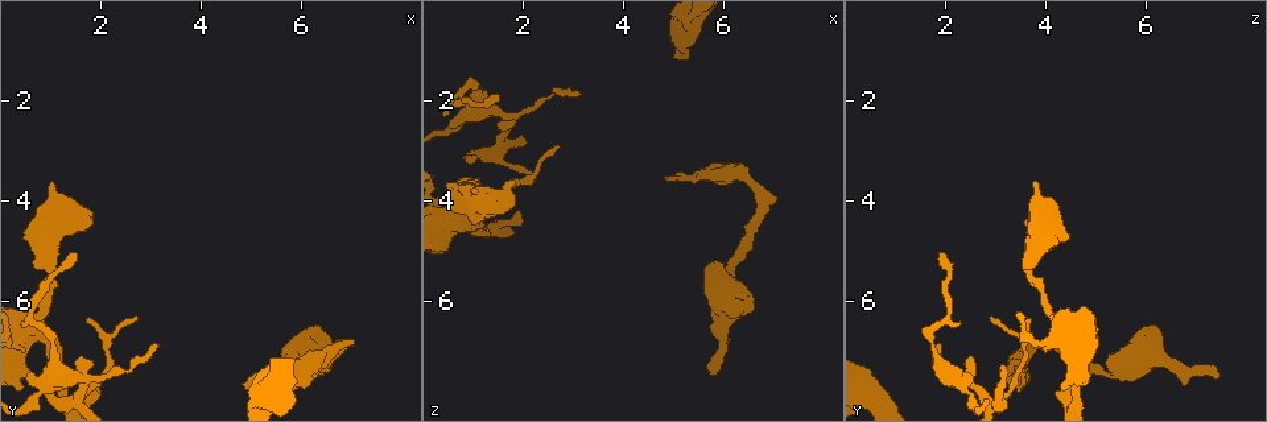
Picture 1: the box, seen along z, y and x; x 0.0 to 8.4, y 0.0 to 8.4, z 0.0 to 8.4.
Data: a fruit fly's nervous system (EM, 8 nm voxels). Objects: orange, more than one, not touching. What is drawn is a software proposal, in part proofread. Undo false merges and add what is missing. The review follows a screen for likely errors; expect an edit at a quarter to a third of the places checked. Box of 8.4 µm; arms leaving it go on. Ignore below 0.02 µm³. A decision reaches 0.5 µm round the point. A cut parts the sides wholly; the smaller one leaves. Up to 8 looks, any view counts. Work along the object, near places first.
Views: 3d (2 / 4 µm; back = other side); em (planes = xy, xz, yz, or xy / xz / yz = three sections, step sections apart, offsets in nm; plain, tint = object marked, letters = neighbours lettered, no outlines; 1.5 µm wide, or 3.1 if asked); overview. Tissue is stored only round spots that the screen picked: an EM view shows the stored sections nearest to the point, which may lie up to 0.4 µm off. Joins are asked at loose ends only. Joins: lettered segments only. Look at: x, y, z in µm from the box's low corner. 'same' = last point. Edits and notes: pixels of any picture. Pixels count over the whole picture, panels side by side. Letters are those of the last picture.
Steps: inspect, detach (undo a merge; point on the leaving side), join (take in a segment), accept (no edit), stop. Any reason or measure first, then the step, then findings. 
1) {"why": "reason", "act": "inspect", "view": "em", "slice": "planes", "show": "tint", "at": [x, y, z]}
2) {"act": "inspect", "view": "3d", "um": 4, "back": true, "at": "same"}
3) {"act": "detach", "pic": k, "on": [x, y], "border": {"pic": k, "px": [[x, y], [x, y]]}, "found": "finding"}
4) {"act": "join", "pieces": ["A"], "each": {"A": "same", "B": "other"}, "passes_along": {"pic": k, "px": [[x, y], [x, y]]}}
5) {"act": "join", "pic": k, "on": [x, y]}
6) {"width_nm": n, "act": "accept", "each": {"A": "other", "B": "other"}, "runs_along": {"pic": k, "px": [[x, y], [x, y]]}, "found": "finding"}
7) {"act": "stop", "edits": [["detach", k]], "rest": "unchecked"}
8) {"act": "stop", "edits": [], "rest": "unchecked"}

{"why": "thin end", "act": "inspect", "view": "3d", "um": 2, "at": [3.10, 6.85, 1.85]}

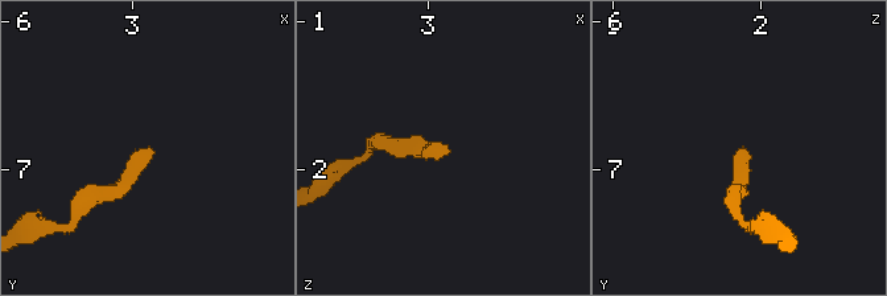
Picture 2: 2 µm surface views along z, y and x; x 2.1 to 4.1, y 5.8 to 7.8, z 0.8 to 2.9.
{"why": "shape alone is not enough", "act": "inspect", "view": "em", "slice": "planes", "show": "tint", "at": [3.14, 6.88, 1.88]}

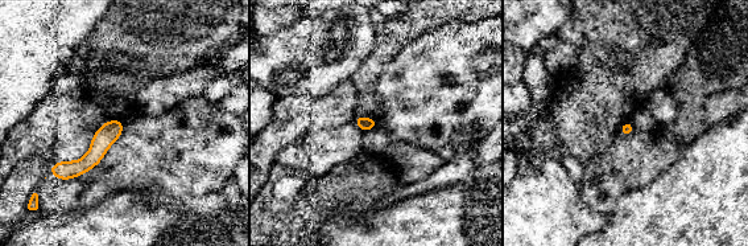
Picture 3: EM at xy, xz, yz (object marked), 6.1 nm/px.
{"act": "inspect", "view": "em", "slice": "planes", "show": "letters", "at": "same"}

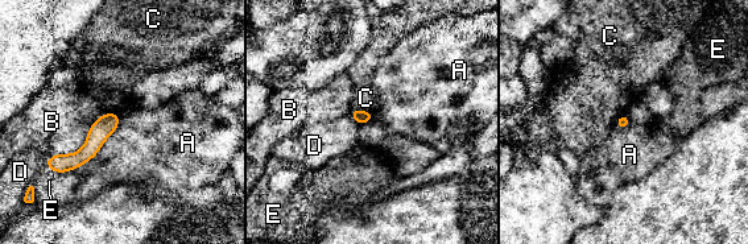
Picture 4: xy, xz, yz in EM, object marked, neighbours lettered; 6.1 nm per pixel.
{"act": "accept", "each": {"A": "other", "B": "other", "C": "other", "D": "other", "E": "other"}, "runs_along": {"pic": 4, "px": [[116, 119], [77, 160], [52, 160]]}, "found": "none of them fits"}

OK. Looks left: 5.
{"act": "inspect", "view": "em", "slice": "xy", "step": 4, "show": "tint", "at": [1.95, 7.85, 4.25]}

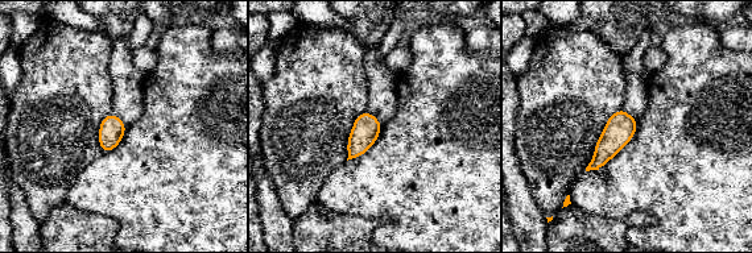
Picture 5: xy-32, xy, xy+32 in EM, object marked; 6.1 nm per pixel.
{"why": "another direction", "act": "inspect", "view": "em", "slice": "planes", "show": "letters", "at": "same"}

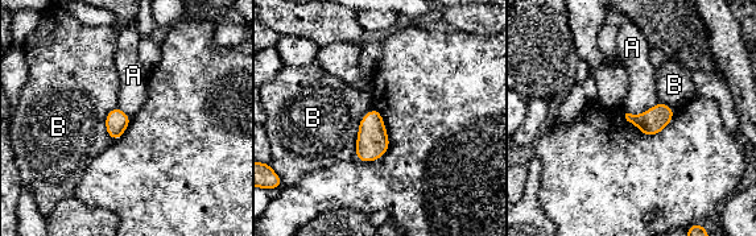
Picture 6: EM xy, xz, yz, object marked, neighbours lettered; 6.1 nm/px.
{"act": "accept", "each": {"A": "other", "B": "other"}, "border": {"pic": 6, "px": [[659, 102], [641, 114], [627, 114]]}, "found": "none of them fits"}

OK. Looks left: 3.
{"why": "end of a long branch", "act": "inspect", "view": "em", "slice": "xz", "step": 4, "show": "tint", "at": [4.85, 7.65, 3.60]}

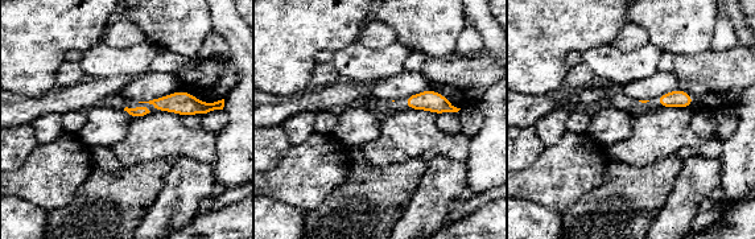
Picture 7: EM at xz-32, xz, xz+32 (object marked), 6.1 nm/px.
{"why": "cut it another way", "act": "inspect", "view": "em", "slice": "planes", "show": "letters", "at": "same"}

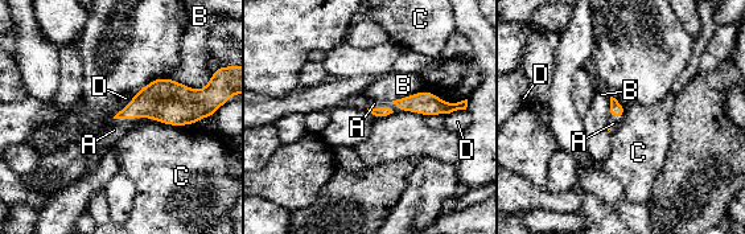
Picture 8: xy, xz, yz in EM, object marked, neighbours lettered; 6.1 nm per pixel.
{"act": "join", "pieces": ["A"], "each": {"A": "same", "B": "other", "C": "other", "D": "other"}, "passes_along": {"pic": 8, "px": [[165, 101], [128, 118], [114, 130]]}, "found": "it goes on there"}

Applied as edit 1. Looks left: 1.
{"act": "stop", "edits": [["join", 8]], "rest": "unchecked"}

